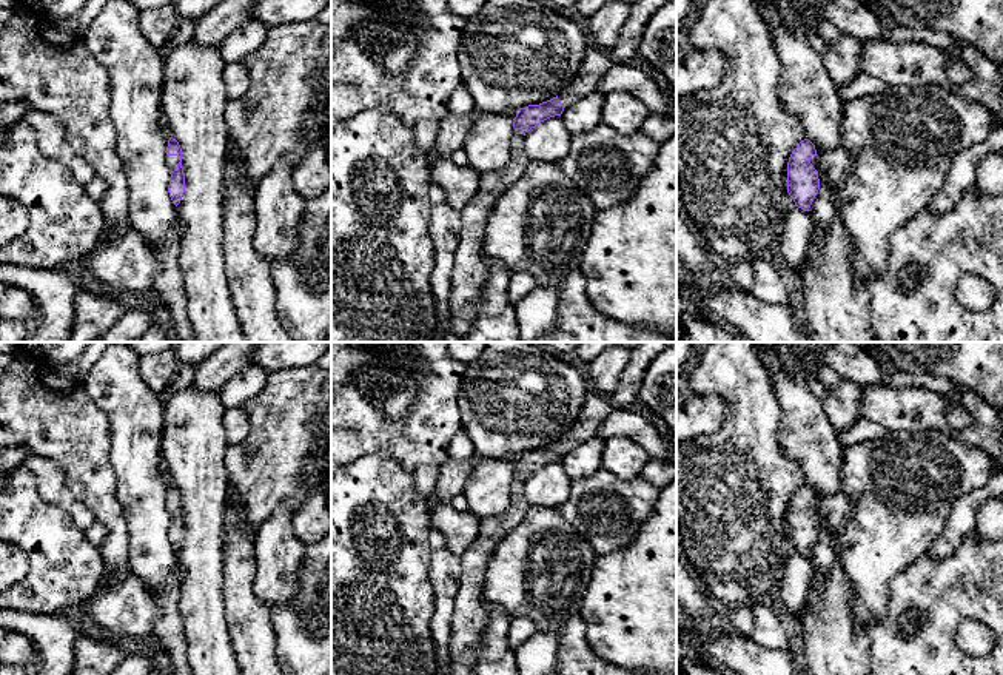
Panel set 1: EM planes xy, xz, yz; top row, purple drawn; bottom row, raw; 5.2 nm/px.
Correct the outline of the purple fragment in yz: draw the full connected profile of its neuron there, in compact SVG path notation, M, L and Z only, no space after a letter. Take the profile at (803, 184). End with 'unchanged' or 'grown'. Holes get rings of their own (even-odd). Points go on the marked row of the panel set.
M804 139L797 145L787 162L787 193L795 207L809 211L820 190L818 171L824 173L837 196L844 177L854 166L854 156L843 145L829 153L818 153L815 145Z; grown

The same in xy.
M169 137L166 146L166 163L171 174L168 193L173 203L177 207L185 193L185 174L182 168L182 148L179 142L173 137Z; grown

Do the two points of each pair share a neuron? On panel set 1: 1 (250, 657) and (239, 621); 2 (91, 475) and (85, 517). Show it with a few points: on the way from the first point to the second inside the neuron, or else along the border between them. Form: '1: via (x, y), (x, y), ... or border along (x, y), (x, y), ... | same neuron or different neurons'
1: via (250, 648), (248, 631) | same neuron
2: border along (65, 476), (68, 490), (96, 520) | different neurons

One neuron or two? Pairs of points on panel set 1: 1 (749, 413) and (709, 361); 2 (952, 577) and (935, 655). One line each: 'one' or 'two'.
1: one
2: one

